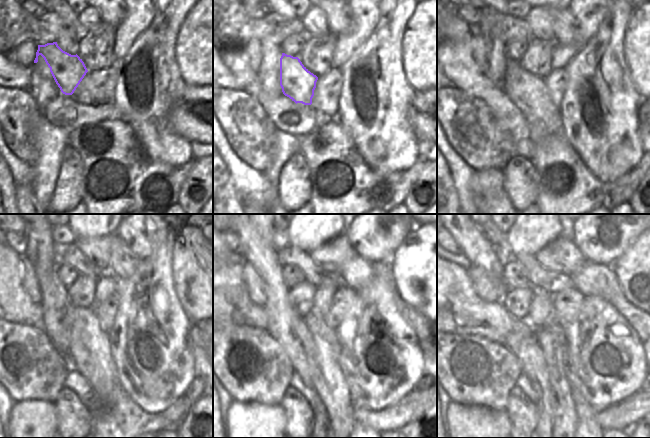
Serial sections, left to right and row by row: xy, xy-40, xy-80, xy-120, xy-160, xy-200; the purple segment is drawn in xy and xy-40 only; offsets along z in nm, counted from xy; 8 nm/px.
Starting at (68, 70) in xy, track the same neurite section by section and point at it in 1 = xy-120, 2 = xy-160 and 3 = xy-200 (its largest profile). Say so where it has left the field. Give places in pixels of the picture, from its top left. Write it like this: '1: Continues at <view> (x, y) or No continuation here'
1: Continues at xy-120 (96, 339)
2: Continues at xy-160 (334, 392)
3: Continues at xy-200 (551, 338).

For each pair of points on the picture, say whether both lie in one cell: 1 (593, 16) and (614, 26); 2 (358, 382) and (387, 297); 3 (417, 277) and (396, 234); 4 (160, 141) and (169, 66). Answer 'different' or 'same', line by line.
1: different
2: same
3: different
4: same

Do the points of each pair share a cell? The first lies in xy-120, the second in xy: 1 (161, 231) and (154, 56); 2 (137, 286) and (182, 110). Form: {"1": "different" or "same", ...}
{"1": "different", "2": "different"}

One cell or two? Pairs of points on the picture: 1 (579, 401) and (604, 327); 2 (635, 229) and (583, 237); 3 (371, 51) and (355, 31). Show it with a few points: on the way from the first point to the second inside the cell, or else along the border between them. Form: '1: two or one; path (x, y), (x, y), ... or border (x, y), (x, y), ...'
1: two; border (575, 371), (579, 380), (581, 395), (596, 410)
2: one; path (622, 242), (610, 250), (595, 246)
3: two; border (377, 22), (368, 38), (348, 59)

